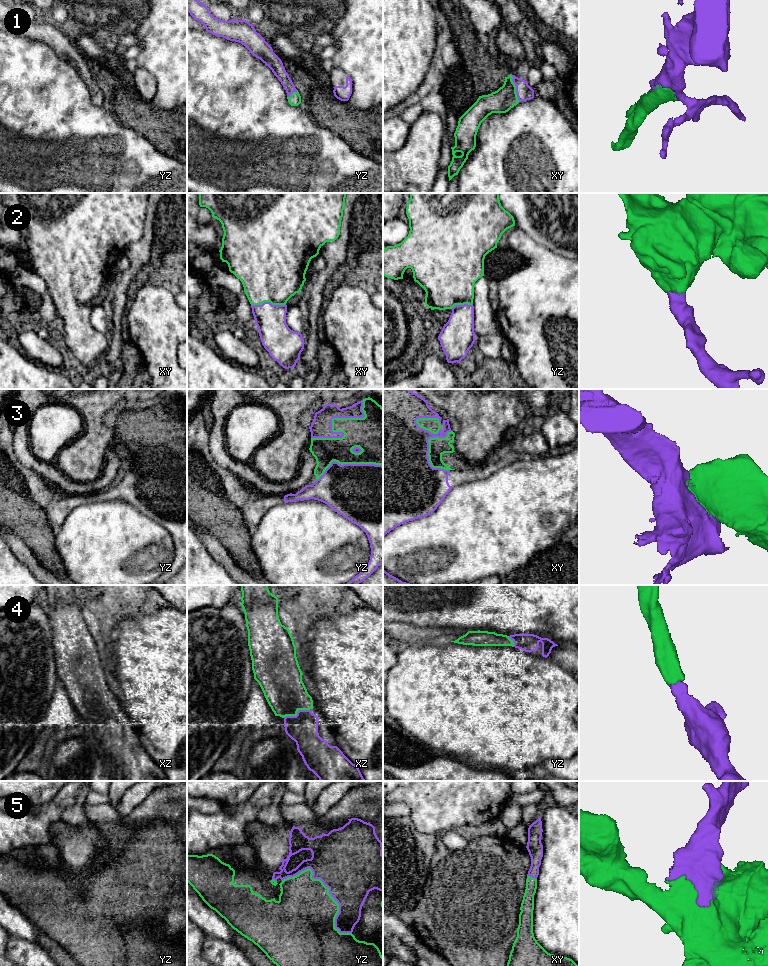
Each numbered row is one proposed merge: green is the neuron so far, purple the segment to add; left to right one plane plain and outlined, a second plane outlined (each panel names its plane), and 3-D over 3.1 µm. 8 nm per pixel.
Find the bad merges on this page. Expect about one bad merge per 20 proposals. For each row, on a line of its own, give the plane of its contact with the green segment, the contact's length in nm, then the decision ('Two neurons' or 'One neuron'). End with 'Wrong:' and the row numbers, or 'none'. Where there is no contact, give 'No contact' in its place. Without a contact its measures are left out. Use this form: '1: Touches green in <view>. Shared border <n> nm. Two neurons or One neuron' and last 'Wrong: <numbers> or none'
1: Touches green in xy. Shared border 240 nm. One neuron
2: Touches green in xy. Shared border 280 nm. One neuron
3: Touches green in yz. Shared border 500 nm. One neuron
4: Touches green in xz. Shared border 220 nm. One neuron
5: Touches green in yz. Shared border 700 nm. One neuron
Wrong: none

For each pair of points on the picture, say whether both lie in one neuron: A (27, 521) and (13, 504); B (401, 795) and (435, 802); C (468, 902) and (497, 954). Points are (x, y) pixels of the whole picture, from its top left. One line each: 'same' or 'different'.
A: same
B: same
C: same

